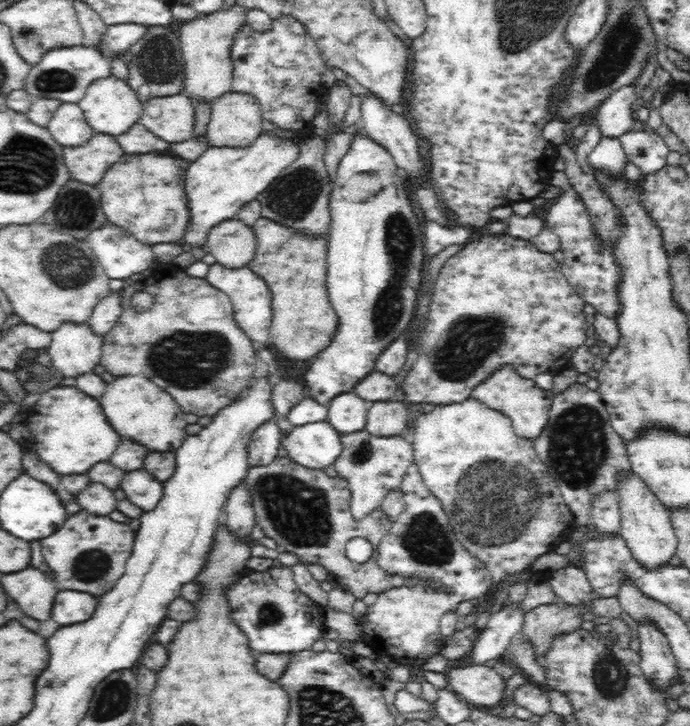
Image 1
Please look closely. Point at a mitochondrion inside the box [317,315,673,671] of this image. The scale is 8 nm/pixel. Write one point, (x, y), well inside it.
(493, 499)

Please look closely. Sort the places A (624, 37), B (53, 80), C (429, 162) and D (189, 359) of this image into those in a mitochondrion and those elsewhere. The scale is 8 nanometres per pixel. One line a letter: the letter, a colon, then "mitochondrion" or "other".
A: mitochondrion
B: mitochondrion
C: other
D: mitochondrion

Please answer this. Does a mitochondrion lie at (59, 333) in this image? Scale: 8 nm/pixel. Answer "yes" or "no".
no

